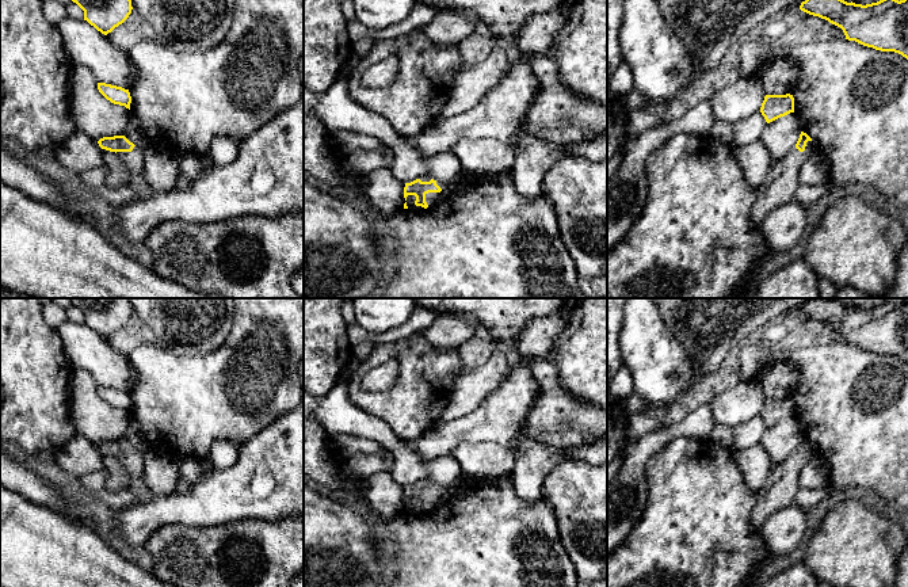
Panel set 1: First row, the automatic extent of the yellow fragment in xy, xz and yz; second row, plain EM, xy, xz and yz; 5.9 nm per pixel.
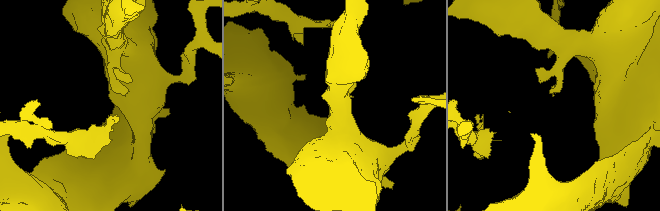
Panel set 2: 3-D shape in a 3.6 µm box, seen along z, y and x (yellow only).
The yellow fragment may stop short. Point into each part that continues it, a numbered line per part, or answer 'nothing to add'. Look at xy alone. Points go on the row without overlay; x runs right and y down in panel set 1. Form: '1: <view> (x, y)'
1: xy (134, 465)

